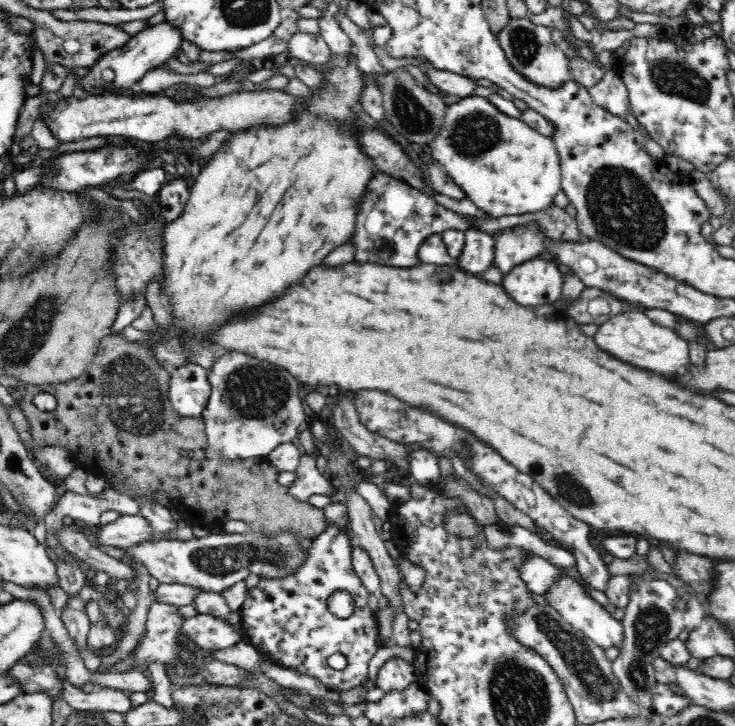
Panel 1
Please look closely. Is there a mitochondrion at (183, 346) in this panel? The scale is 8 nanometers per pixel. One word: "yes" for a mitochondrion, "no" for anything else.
no

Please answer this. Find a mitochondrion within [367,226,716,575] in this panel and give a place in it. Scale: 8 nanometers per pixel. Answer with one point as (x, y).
(578, 494)

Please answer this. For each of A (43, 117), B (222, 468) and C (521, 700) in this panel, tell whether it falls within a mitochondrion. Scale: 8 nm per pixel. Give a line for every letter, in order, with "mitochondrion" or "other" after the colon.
A: other
B: other
C: mitochondrion

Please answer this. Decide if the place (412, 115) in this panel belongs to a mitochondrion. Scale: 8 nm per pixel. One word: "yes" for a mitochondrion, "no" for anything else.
yes

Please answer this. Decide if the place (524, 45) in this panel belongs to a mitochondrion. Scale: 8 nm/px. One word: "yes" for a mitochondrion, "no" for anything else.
yes

